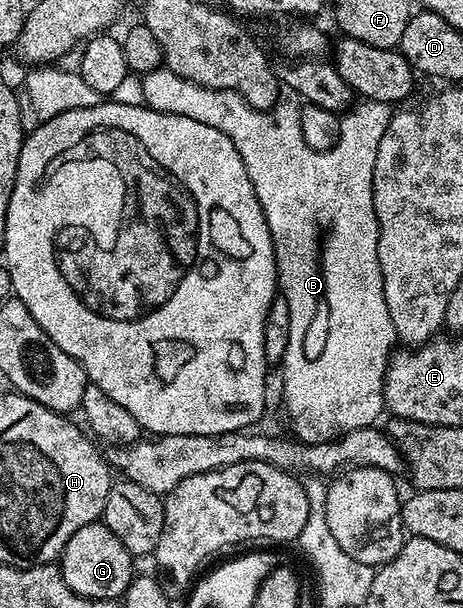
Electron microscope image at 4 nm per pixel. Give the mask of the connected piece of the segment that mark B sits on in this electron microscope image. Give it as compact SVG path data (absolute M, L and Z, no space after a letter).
M163 66L156 68L153 72L143 73L142 87L147 107L166 114L178 114L186 118L194 118L198 122L205 123L206 126L221 130L242 154L251 185L254 186L255 196L262 206L267 225L270 226L271 240L276 247L276 274L280 295L286 298L286 306L290 306L290 342L286 346L282 369L284 368L284 408L288 411L289 418L297 424L296 432L294 432L295 439L305 442L335 440L337 436L344 436L346 433L359 428L373 427L377 423L376 419L382 414L385 415L386 412L384 375L388 369L388 357L392 355L398 344L394 322L390 322L390 314L386 310L386 298L382 290L382 274L377 250L380 227L373 202L373 172L378 142L382 140L382 134L385 133L386 126L389 125L394 111L393 107L386 103L378 103L376 100L364 100L360 102L360 105L358 105L359 103L353 105L339 119L340 128L337 144L328 151L314 151L304 141L300 110L297 107L279 104L271 110L252 108L237 92L226 91L221 88L203 88L201 84L183 80L178 74L174 74L174 70Z

